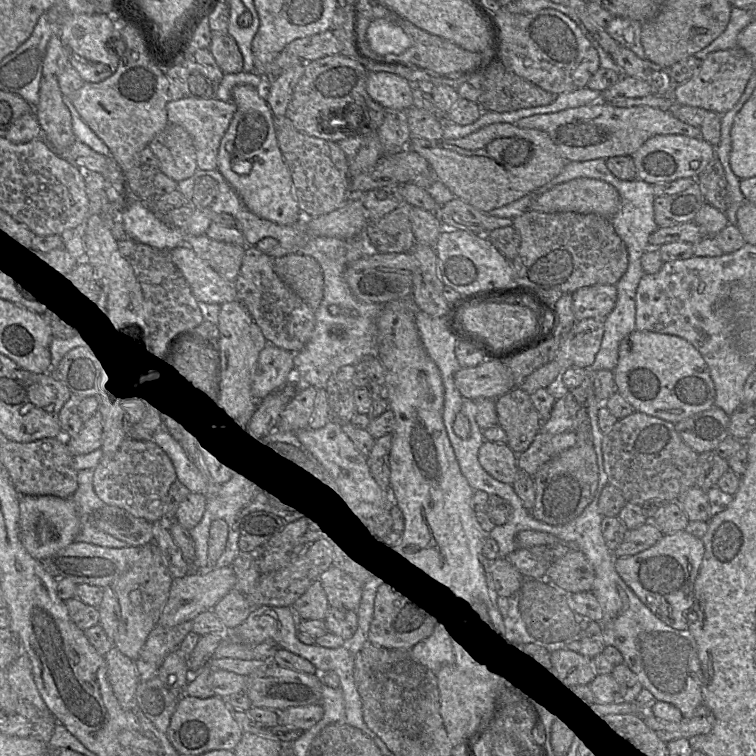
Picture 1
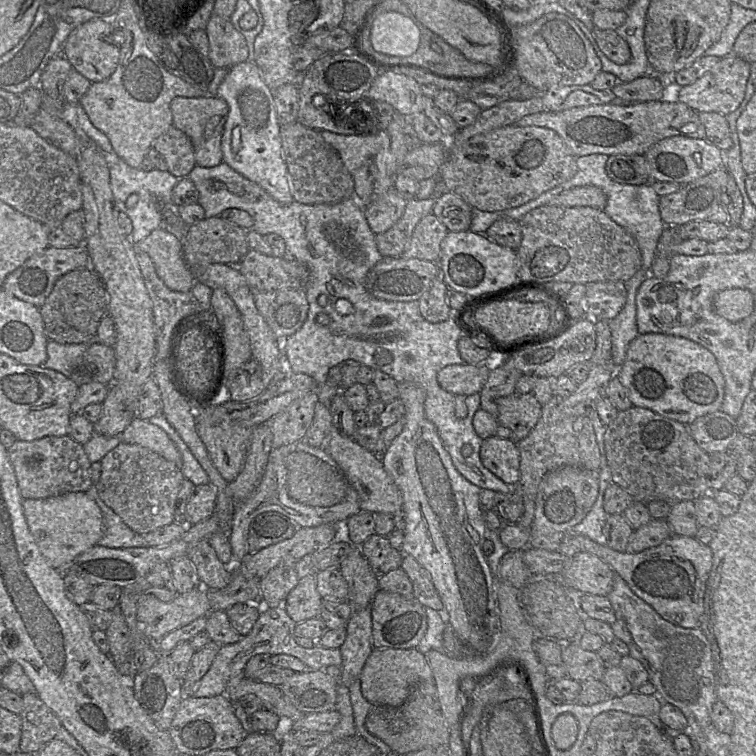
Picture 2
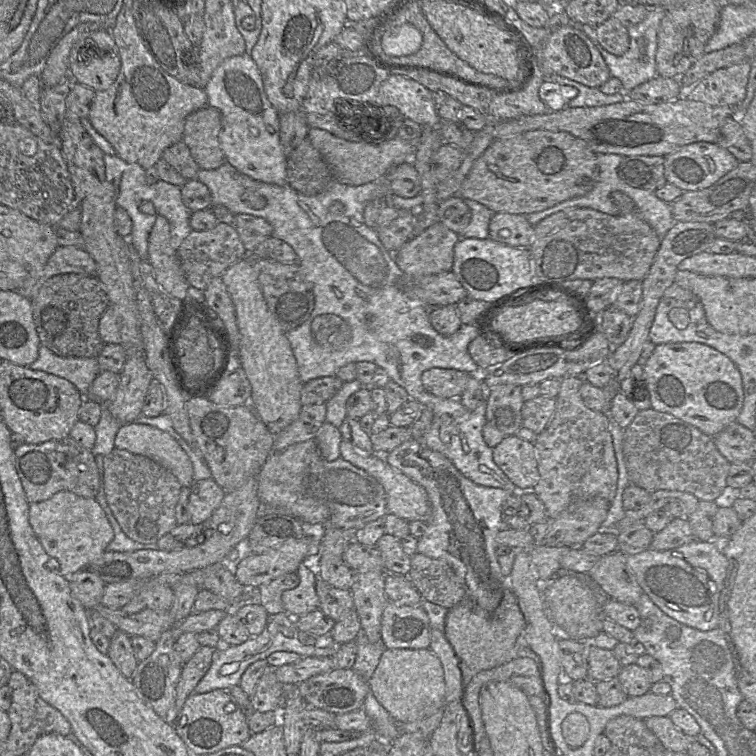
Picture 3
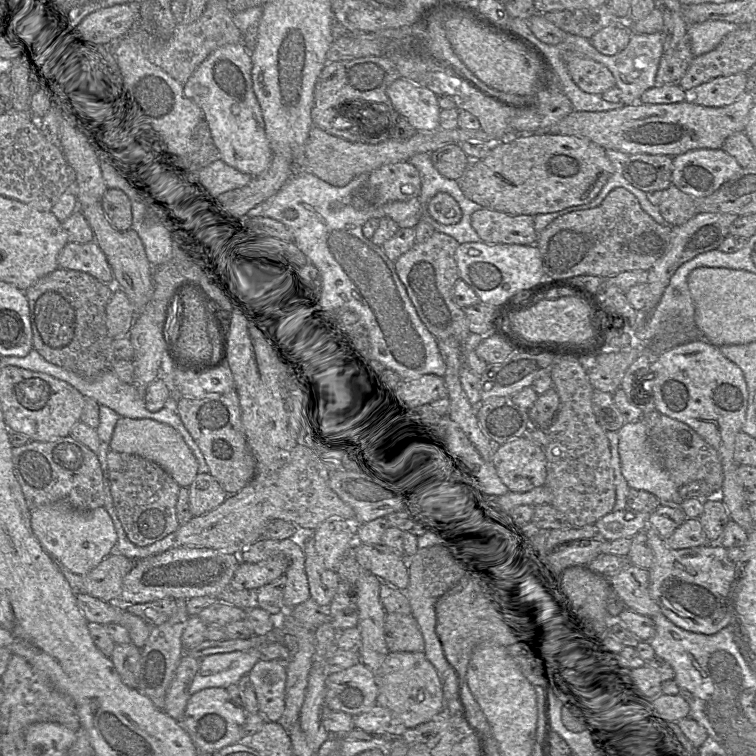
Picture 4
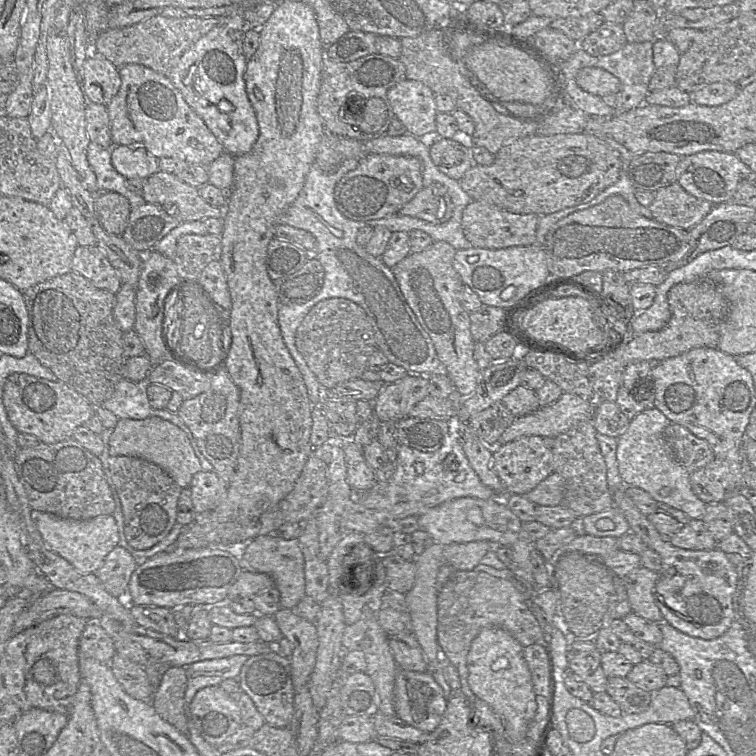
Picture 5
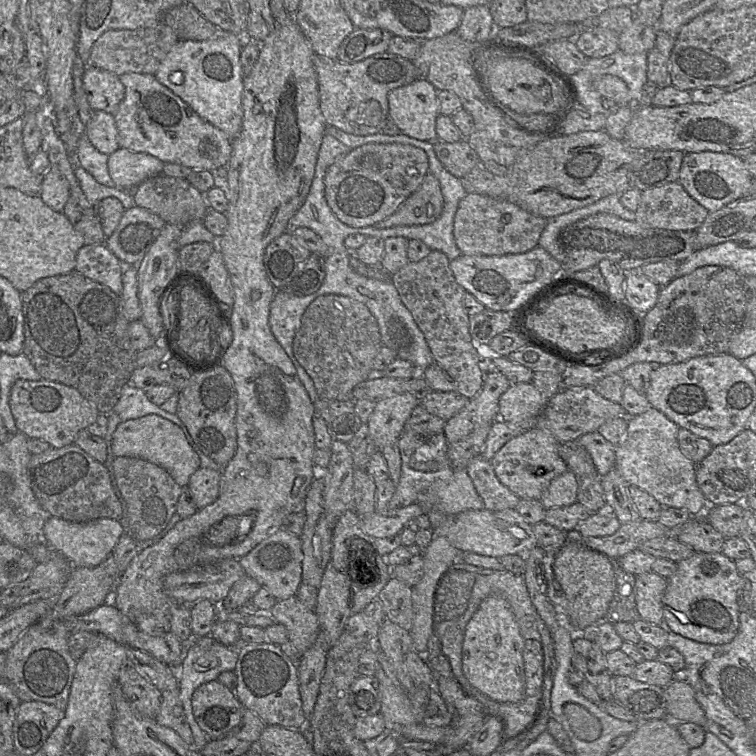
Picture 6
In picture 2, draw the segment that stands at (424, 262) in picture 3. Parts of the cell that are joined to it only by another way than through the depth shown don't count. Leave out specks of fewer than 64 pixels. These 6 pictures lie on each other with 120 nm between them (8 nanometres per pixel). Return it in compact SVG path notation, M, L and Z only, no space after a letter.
M433 212L426 215L415 227L412 238L401 257L437 263L441 255L441 243L448 232Z

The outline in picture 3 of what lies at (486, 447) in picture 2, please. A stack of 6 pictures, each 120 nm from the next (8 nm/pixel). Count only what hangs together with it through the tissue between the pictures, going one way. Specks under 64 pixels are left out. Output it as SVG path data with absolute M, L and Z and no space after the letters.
M511 435L493 448L495 464L516 486L518 492L532 491L539 479L534 444Z

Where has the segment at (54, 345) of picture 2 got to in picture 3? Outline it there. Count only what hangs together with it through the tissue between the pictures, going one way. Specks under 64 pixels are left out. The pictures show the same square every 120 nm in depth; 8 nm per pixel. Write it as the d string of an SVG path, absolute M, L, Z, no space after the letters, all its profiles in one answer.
M42 345L38 358L29 365L29 368L68 380L85 399L91 399L88 397L90 387L100 373L97 358L61 357Z

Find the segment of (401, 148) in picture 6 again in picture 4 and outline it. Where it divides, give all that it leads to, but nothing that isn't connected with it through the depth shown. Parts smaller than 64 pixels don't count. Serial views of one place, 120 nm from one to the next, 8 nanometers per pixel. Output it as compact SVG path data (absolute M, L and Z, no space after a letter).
M409 161L384 165L369 173L366 182L355 192L352 205L356 209L373 209L394 201L409 201L421 192L421 176Z

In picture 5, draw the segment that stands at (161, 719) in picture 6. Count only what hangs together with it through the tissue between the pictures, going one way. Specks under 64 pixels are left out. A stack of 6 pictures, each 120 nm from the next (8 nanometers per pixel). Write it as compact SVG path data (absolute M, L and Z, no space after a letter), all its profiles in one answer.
M170 667L155 690L152 705L165 721L189 737L184 709L187 682L185 667Z

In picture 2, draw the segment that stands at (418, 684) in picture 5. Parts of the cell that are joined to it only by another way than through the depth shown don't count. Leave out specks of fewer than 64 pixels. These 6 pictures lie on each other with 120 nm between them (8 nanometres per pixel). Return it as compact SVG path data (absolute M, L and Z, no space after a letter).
M374 648L359 677L363 696L374 705L401 705L421 682L433 680L425 655L416 648Z

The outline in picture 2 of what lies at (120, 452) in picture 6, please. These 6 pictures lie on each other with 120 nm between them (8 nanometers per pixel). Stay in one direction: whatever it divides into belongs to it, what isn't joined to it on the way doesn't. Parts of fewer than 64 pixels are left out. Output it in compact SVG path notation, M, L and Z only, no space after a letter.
M135 417L122 433L122 443L140 445L155 452L182 469L182 455L165 431L146 420Z

